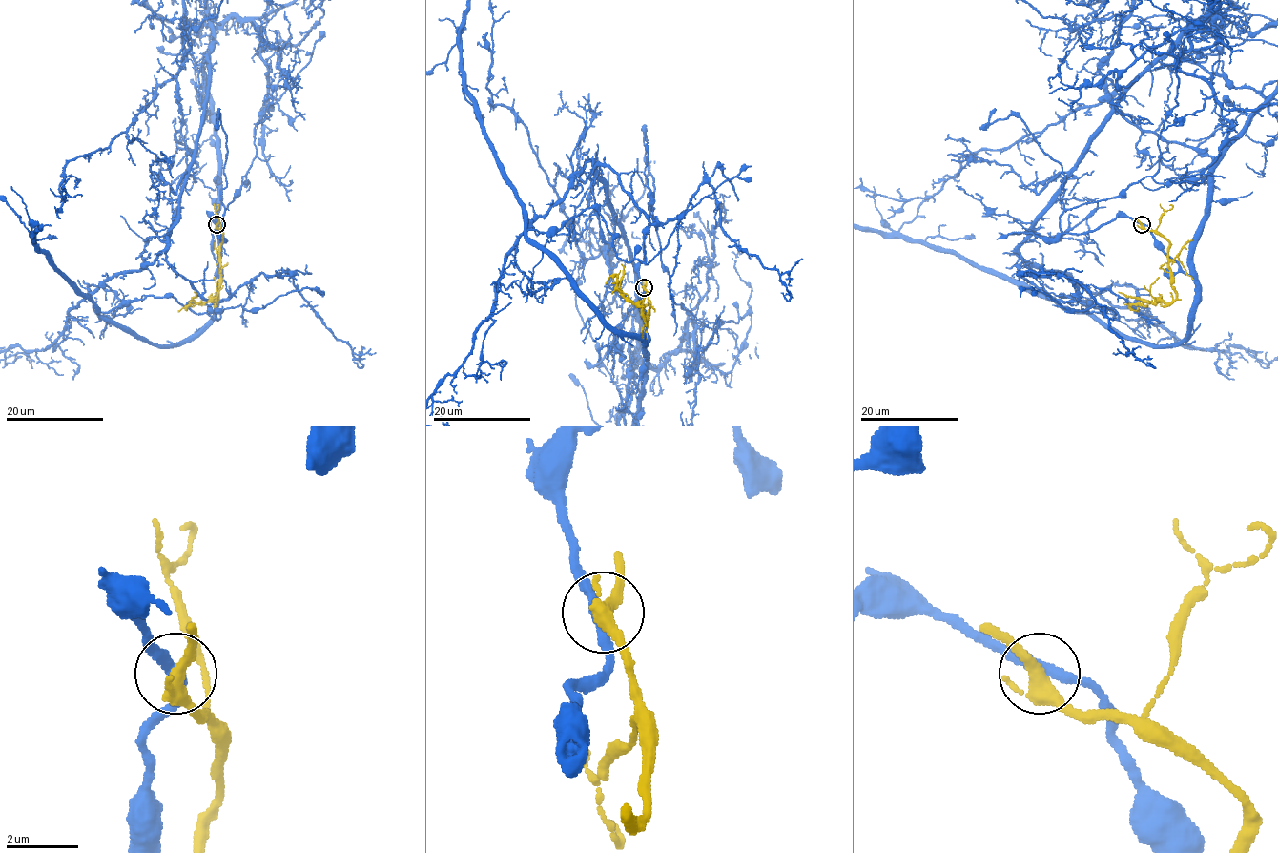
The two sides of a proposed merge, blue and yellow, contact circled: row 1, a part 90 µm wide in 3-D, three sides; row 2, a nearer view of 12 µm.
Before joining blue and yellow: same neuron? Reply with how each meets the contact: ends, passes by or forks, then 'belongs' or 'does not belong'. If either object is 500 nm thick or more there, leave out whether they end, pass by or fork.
blue passes by | yellow forks | does not belong

